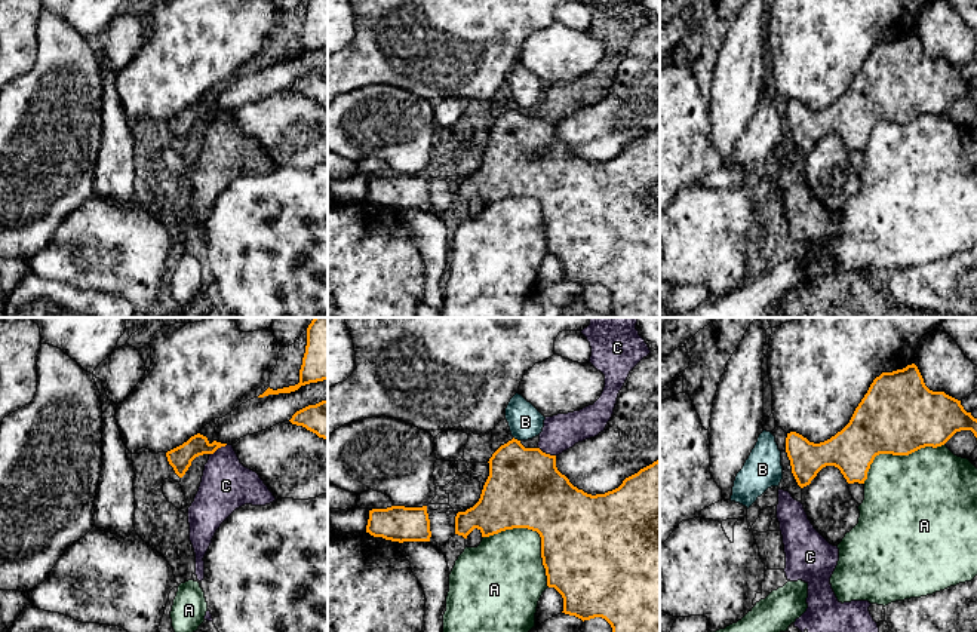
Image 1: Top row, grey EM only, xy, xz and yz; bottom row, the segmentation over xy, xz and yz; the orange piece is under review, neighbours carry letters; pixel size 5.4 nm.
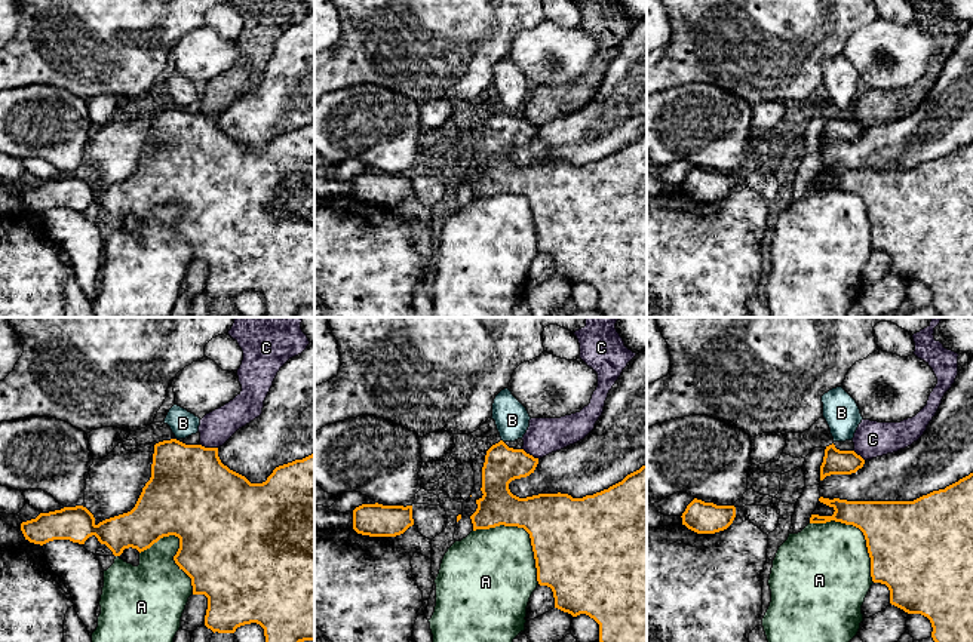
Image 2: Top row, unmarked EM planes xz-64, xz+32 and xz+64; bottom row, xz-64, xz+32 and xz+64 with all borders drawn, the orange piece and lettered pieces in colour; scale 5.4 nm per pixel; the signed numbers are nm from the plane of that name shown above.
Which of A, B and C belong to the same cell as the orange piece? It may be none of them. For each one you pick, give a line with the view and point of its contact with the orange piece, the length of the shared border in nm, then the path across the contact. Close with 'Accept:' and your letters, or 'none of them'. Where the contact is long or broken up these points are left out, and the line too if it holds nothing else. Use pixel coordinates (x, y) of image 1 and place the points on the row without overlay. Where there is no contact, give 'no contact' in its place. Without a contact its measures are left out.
Accept: none of them

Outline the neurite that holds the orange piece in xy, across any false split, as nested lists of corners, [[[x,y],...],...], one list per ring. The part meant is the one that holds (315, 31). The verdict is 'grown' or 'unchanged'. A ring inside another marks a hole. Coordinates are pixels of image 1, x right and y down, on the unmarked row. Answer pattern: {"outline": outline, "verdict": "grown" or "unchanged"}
{"outline": [[[307,0],[307,13],[299,37],[299,50],[283,56],[267,56],[258,65],[291,61],[301,53],[328,47],[328,0]]], "verdict": "unchanged"}

